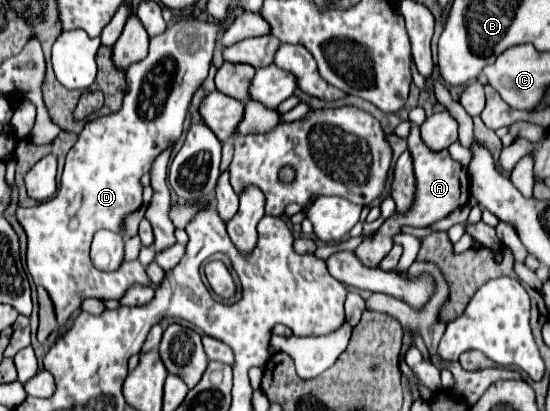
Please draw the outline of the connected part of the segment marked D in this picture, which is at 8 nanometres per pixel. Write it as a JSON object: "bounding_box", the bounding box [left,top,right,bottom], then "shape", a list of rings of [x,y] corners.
{"bounding_box":[16,18,220,326],"shape":[[[184,18],[176,24],[170,24],[166,32],[150,40],[150,52],[144,60],[132,64],[126,72],[128,90],[124,96],[122,108],[112,116],[100,116],[96,120],[86,122],[84,130],[80,132],[76,144],[66,154],[64,172],[60,180],[60,188],[54,198],[42,202],[34,208],[18,208],[16,216],[28,234],[28,270],[34,278],[34,284],[44,286],[54,302],[58,326],[64,326],[74,310],[80,310],[80,300],[84,298],[104,298],[104,294],[116,294],[116,300],[132,286],[142,284],[150,286],[145,267],[136,259],[125,262],[114,272],[96,270],[90,262],[90,242],[96,230],[112,230],[120,234],[120,222],[126,214],[134,212],[142,204],[142,184],[140,178],[150,172],[152,160],[168,148],[168,144],[176,142],[182,134],[182,124],[186,118],[186,110],[194,92],[202,86],[204,78],[208,76],[212,52],[220,34],[220,24],[202,22],[198,18]]]}

